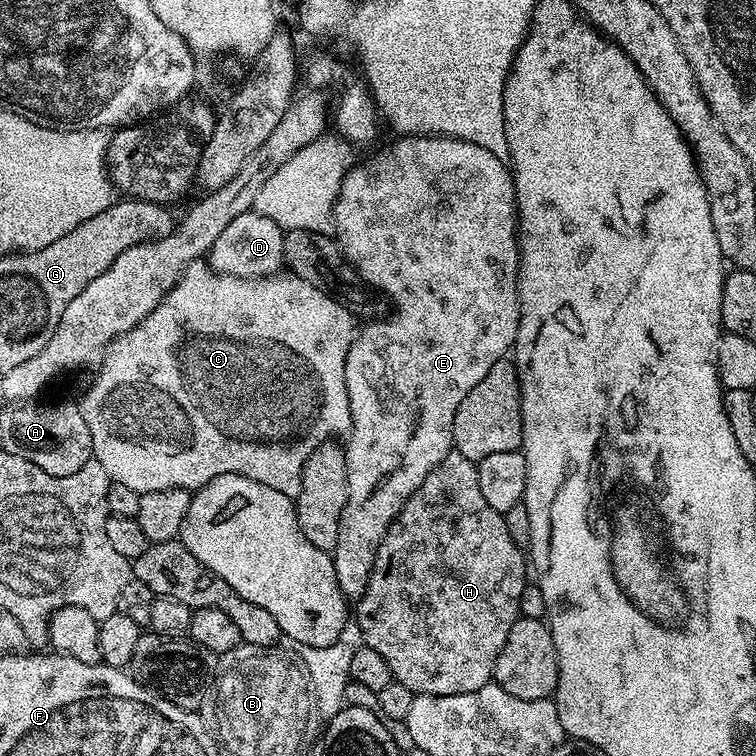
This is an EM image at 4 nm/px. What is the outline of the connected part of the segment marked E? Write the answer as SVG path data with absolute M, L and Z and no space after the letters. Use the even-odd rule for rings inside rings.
M401 135L396 139L400 140L394 141L385 152L378 153L373 160L368 160L357 168L352 166L347 169L332 211L332 217L336 223L334 236L344 254L344 259L355 268L357 277L369 289L375 290L381 297L388 296L389 302L396 307L396 313L393 316L388 316L385 320L373 319L365 328L363 325L357 331L356 338L346 354L346 390L350 398L350 418L352 419L352 428L347 434L344 448L348 497L344 513L340 515L338 542L331 553L331 558L334 562L338 586L342 590L344 599L349 602L359 602L362 594L366 594L366 582L370 582L372 563L386 530L394 522L394 518L398 518L410 494L414 494L414 490L418 490L418 486L426 482L426 474L430 474L430 470L434 470L434 466L438 466L438 462L442 462L442 458L446 458L449 452L453 451L454 414L458 414L458 406L462 406L462 398L466 398L466 394L470 394L470 390L474 390L474 386L478 386L478 382L486 378L494 362L505 359L513 351L520 321L520 295L516 289L516 279L520 269L520 241L516 191L509 165L504 160L494 158L490 150L482 150L482 146L474 146L474 142L466 142L453 136Z

